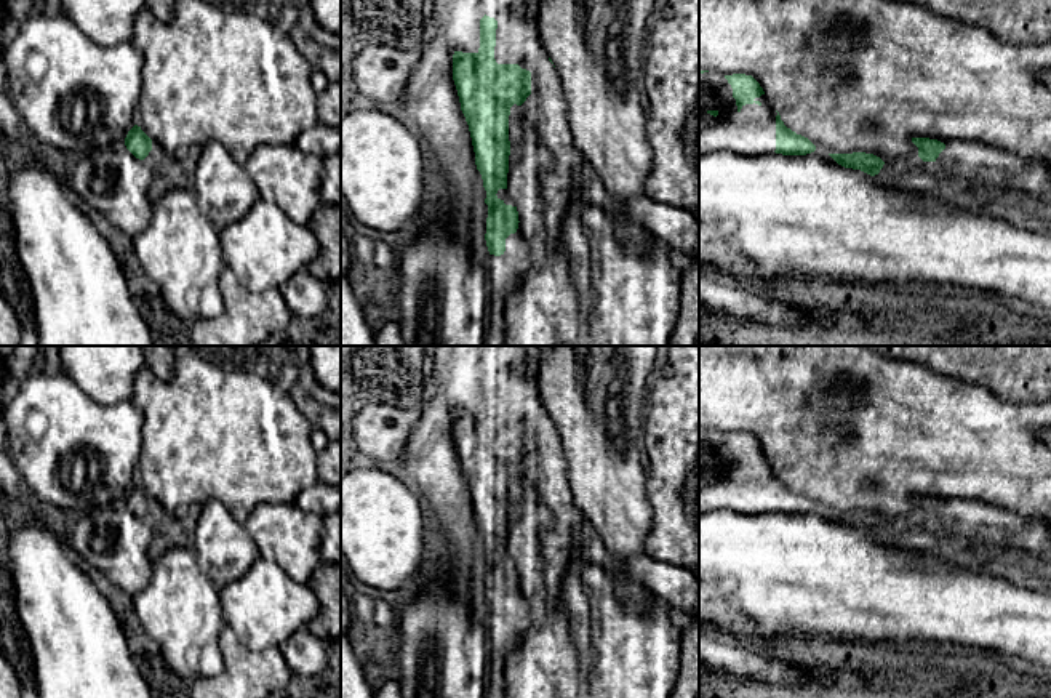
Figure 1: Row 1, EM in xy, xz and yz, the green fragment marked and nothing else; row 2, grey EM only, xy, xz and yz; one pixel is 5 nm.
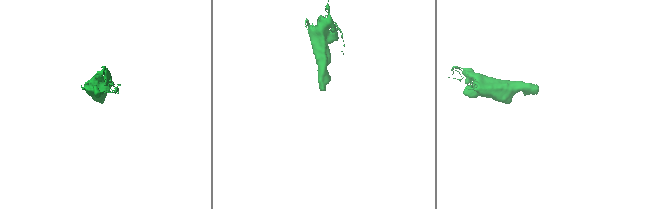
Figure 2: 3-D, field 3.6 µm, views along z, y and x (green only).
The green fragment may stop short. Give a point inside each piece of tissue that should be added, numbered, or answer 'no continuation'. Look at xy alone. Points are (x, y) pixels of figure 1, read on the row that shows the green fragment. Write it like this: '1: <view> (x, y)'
1: xy (162, 165)

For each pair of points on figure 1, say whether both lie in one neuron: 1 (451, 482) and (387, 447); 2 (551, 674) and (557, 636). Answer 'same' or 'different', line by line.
1: different
2: same

